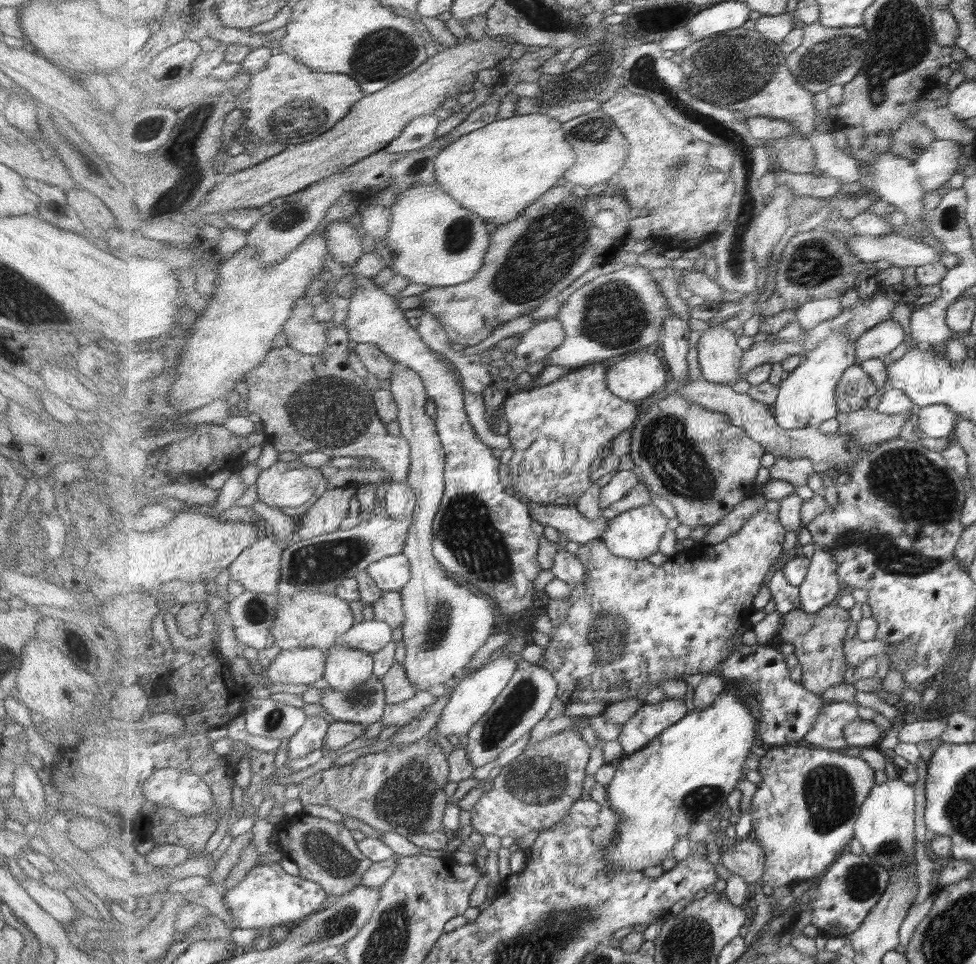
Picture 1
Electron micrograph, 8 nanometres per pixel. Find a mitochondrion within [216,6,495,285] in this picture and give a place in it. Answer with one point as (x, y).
(382, 55)

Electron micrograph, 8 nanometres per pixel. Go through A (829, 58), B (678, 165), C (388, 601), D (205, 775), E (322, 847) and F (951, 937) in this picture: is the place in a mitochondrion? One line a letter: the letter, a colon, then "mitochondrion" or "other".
A: mitochondrion
B: mitochondrion
C: other
D: other
E: mitochondrion
F: mitochondrion

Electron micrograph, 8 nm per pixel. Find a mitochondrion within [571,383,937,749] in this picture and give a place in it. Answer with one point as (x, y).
(666, 445)

